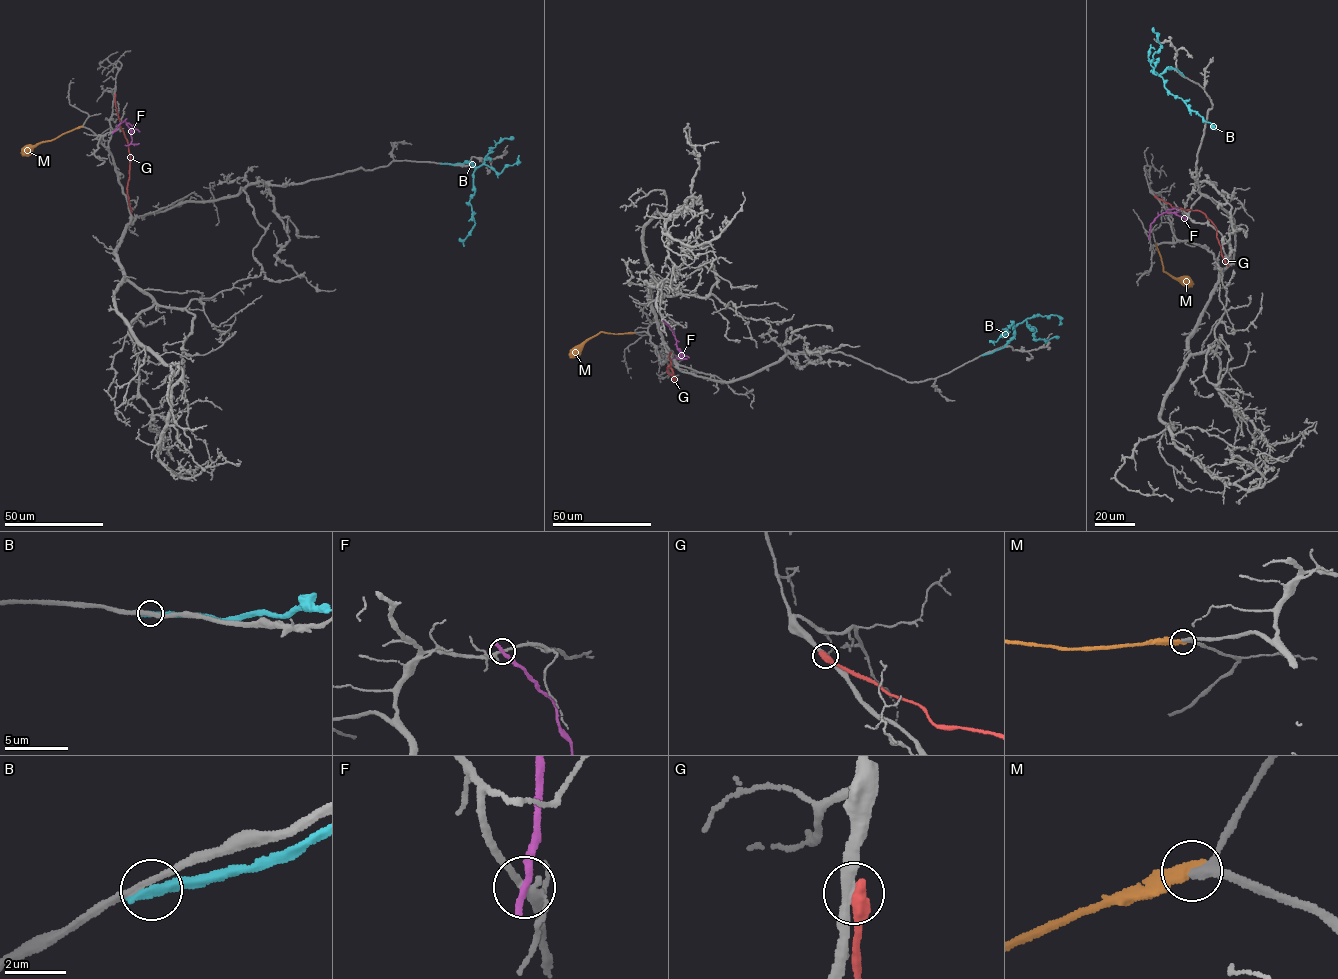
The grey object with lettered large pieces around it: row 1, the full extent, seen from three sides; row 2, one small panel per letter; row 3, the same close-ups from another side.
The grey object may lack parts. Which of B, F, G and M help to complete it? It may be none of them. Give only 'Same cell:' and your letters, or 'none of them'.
Same cell: M

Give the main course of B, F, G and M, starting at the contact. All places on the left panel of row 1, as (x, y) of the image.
B: (442, 163), (469, 162), (475, 168), (475, 192), (469, 201), (475, 224), (464, 245)
F: (113, 132), (126, 121), (131, 143), (139, 143)
G: (115, 95), (130, 158), (127, 187), (132, 212)
M: (81, 126), (40, 142), (26, 154), (22, 153)

